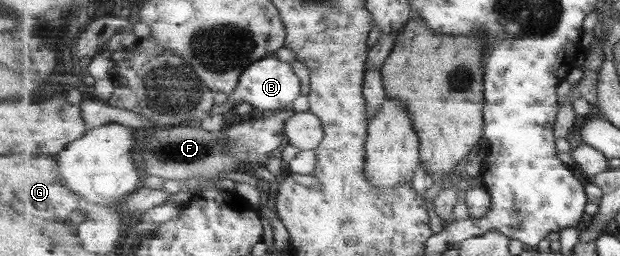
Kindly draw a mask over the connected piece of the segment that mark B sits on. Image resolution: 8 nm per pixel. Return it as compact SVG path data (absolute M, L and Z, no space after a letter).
M271 55L258 62L248 64L246 70L240 75L237 89L228 96L228 102L232 106L238 102L248 102L255 113L259 113L263 110L276 110L277 108L284 110L304 93L303 82L299 76L296 76L290 63L282 62L276 55Z

